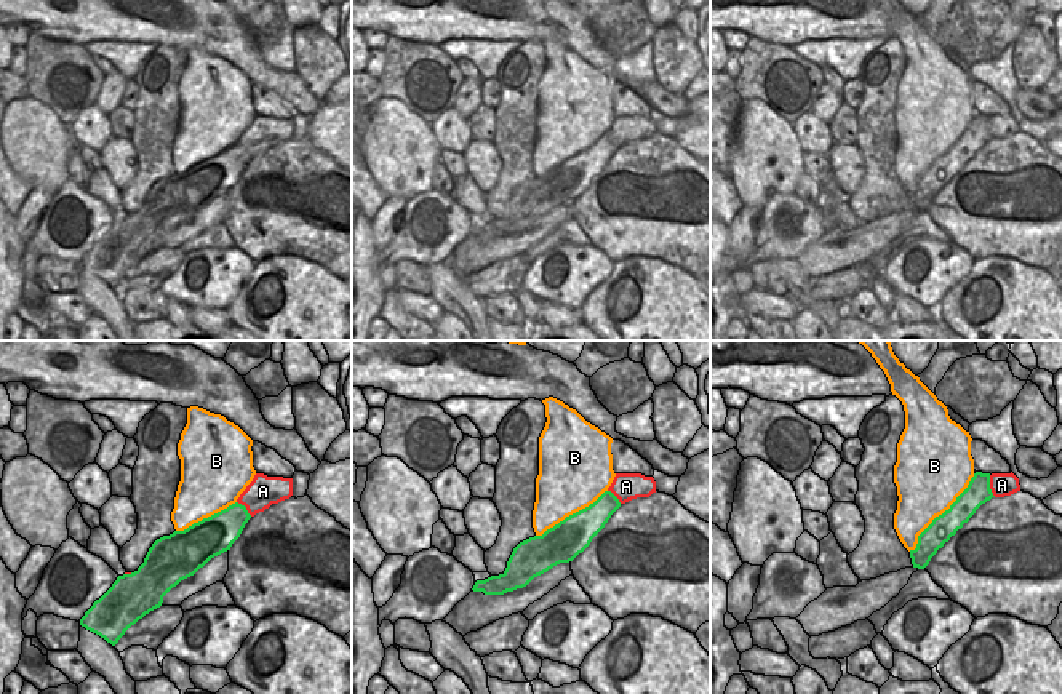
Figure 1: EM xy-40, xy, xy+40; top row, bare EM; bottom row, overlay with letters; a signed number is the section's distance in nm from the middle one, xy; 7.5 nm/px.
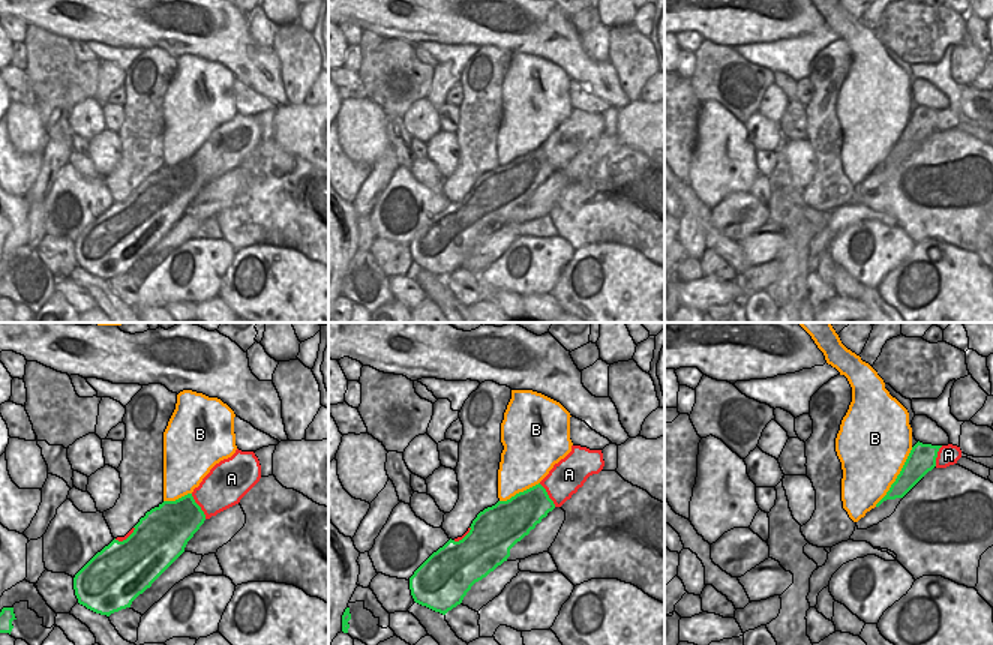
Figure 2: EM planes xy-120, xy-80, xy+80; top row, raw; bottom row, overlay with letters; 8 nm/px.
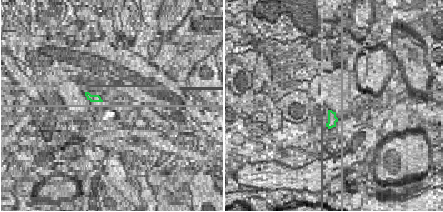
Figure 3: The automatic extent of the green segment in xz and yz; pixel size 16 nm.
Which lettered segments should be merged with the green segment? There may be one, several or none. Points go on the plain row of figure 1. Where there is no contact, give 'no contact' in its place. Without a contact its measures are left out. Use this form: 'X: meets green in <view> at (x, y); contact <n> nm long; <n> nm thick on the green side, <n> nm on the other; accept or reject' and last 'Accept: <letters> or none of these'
A: meets green in xy+40 at (989, 128); contact 180 nm long; 180 nm thick on the green side, 170 nm on the other; reject
B: meets green in xy+40 at (942, 155); contact 750 nm long; 190 nm thick on the green side, 460 nm on the other; reject
Accept: none of these

